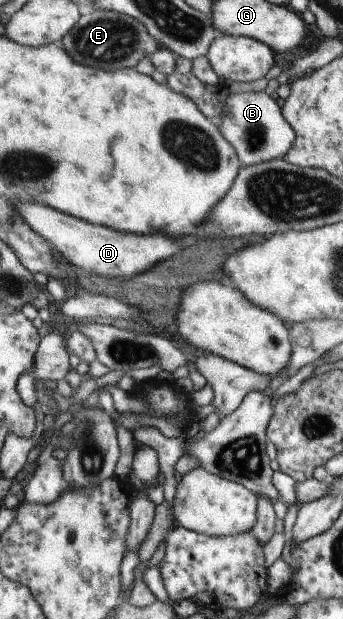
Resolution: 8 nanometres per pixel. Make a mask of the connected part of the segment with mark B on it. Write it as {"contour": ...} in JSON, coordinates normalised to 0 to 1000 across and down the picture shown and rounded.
{"contour":[[[776,147],[671,150],[653,184],[641,192],[641,213],[688,242],[706,268],[735,268],[805,257],[825,257],[860,228],[848,200],[822,187],[819,174]]]}

